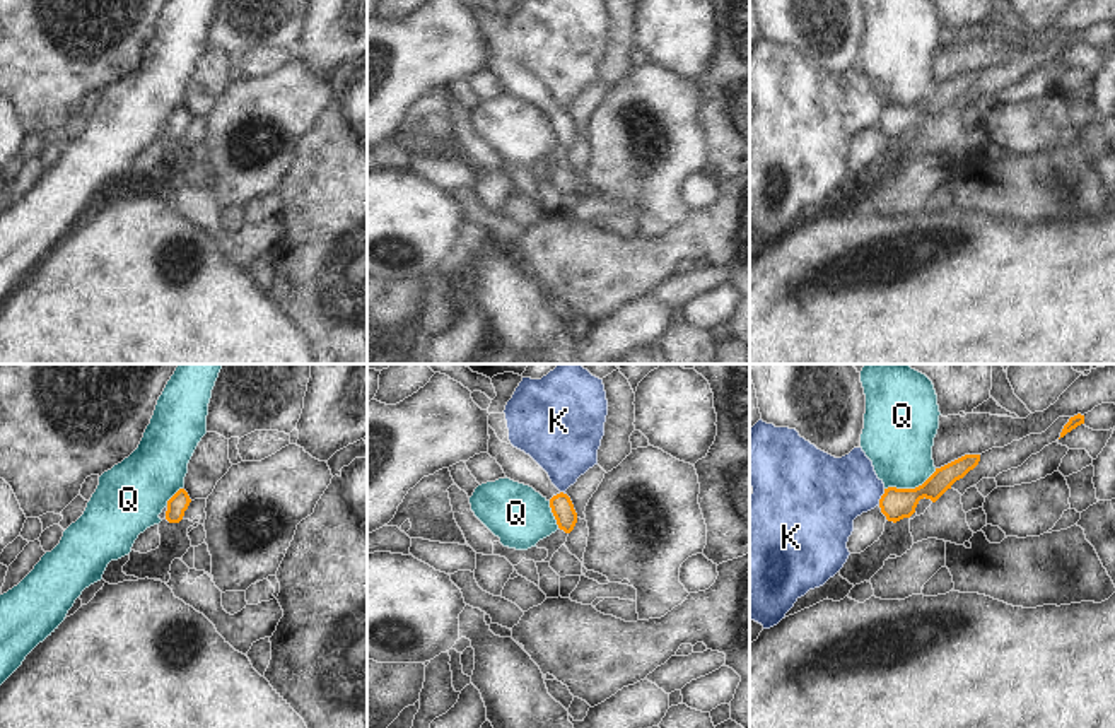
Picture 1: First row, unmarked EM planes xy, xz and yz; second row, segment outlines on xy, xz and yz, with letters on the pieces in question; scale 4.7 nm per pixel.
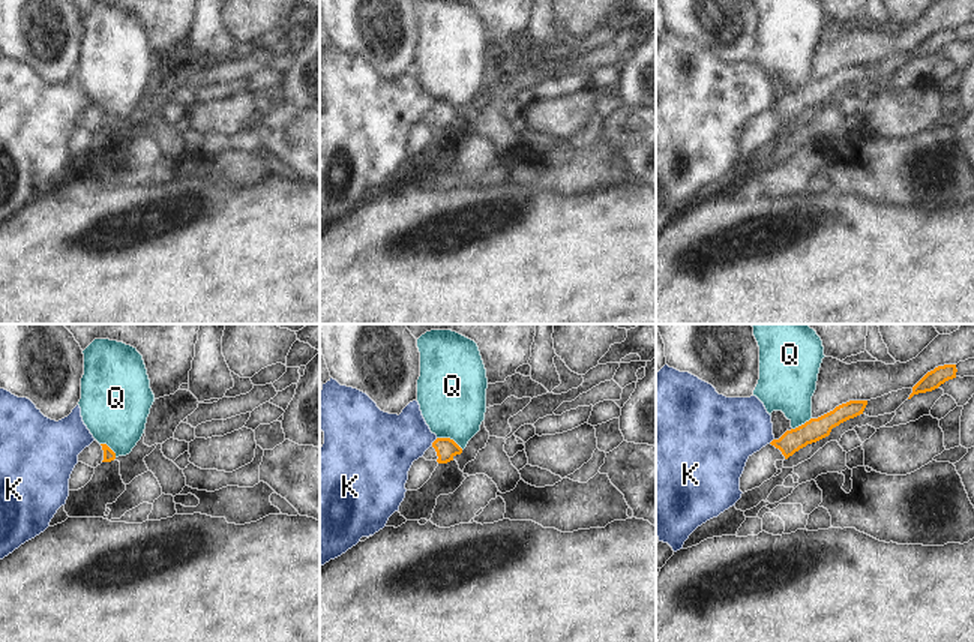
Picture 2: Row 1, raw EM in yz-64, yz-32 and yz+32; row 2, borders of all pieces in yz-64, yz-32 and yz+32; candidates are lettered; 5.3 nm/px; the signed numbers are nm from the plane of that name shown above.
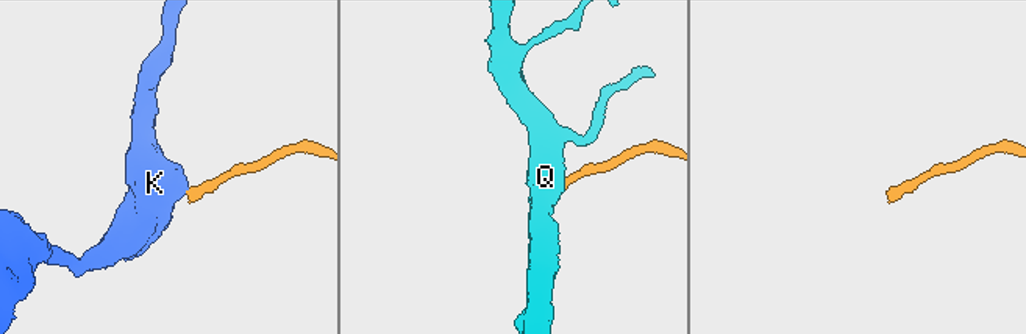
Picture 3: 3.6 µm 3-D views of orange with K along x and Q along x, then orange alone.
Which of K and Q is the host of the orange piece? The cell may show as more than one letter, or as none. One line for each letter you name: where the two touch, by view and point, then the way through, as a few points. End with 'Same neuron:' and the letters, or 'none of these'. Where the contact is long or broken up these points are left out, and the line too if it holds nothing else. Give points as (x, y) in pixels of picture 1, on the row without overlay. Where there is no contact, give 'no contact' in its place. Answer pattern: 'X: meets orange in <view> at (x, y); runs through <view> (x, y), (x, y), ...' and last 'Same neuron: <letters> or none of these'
Same neuron: none of these

